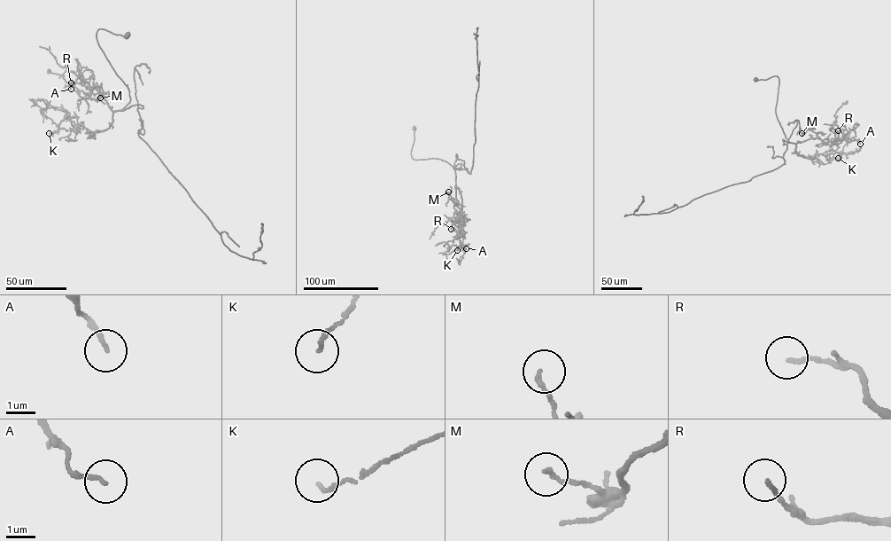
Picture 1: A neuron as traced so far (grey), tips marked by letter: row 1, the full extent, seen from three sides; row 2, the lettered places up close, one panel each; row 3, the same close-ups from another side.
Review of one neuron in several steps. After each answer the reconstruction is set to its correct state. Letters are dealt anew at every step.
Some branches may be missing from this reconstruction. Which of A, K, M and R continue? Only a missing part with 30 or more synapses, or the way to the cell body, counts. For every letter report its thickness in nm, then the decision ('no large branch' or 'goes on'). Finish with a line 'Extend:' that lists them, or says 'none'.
A: 140 nm thick; goes on
K: 130 nm thick; no large branch
M: 130 nm thick; no large branch
R: 130 nm thick; no large branch
Extend: A

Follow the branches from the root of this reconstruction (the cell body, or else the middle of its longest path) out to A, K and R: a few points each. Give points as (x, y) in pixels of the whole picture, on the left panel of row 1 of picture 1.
A: (127, 35), (100, 28), (96, 35), (128, 89), (125, 106), (112, 111), (100, 94), (96, 99), (71, 89)
K: (127, 35), (100, 28), (96, 37), (128, 88), (129, 103), (113, 112), (103, 130), (65, 118), (49, 133)
R: (127, 35), (96, 35), (128, 89), (125, 106), (112, 111), (71, 82)

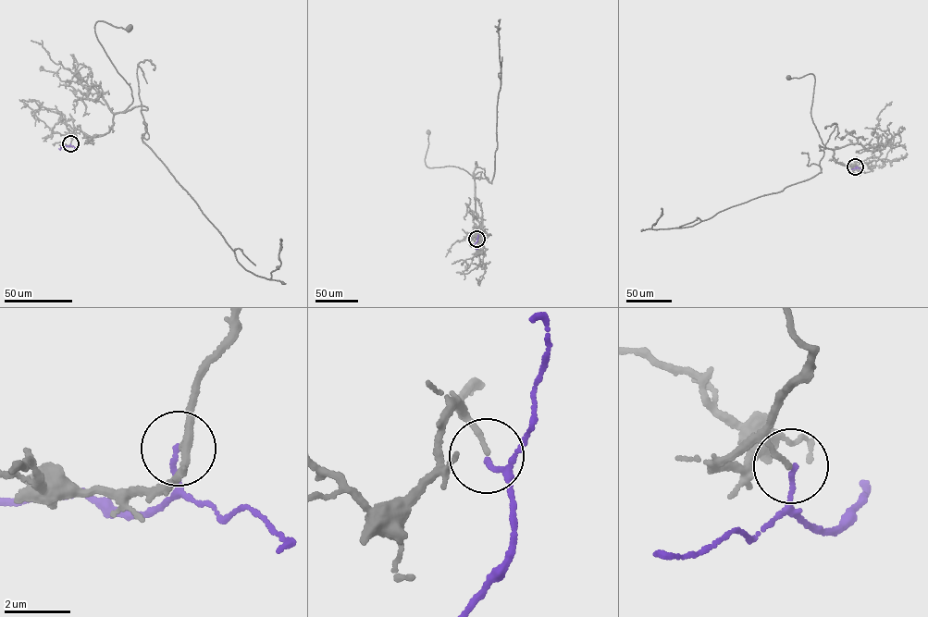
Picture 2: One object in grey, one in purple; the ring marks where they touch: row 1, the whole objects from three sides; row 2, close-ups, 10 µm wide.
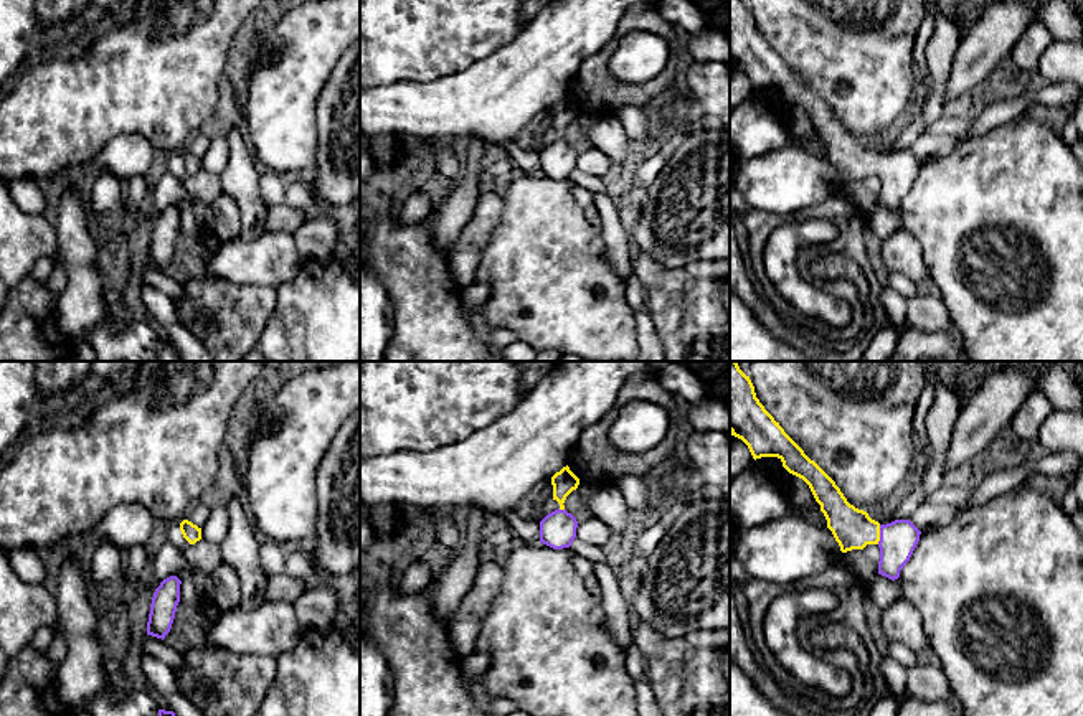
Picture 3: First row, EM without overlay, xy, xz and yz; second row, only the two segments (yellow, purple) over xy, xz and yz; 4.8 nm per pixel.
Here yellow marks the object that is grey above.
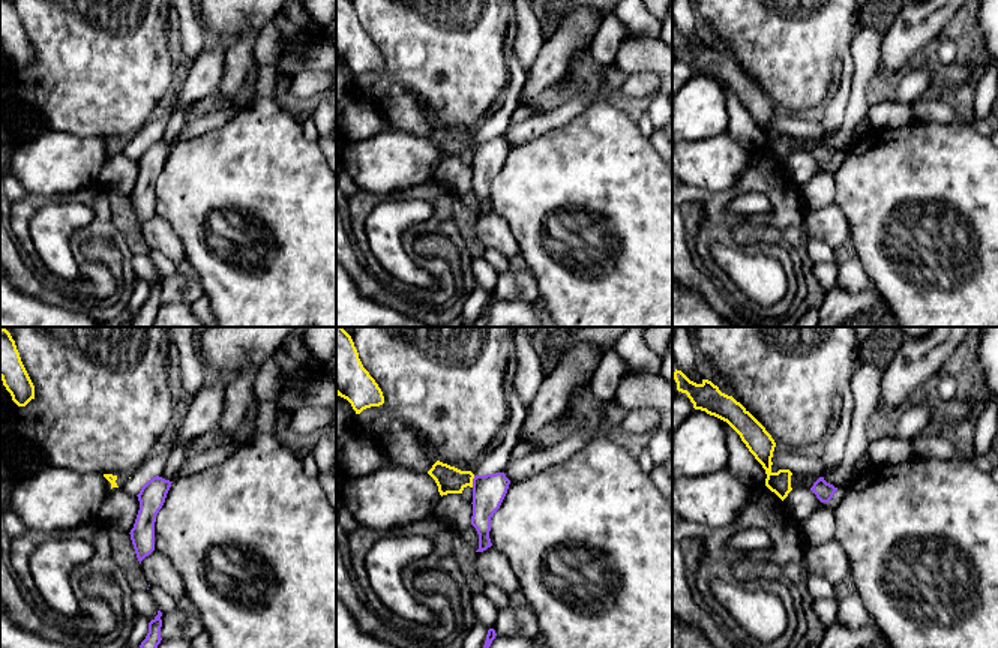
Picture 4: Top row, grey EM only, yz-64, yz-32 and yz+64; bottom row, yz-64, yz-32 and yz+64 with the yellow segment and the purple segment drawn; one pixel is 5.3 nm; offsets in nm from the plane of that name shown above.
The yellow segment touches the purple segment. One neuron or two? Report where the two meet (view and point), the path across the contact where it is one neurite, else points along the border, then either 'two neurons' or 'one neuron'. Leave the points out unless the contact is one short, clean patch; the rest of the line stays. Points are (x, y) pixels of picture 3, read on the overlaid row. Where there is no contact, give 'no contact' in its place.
meets yellow in yz at (879, 535); one neuron

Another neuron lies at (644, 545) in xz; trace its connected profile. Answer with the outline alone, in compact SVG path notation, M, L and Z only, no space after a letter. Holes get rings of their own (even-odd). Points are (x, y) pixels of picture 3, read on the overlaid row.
M664 516L647 525L646 530L632 543L632 558L644 556L649 559L649 556L664 538L669 521L670 516Z

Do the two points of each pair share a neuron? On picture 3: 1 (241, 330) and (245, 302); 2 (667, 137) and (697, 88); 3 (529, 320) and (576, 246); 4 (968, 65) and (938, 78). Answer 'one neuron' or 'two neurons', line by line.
1: one neuron
2: one neuron
3: one neuron
4: two neurons

